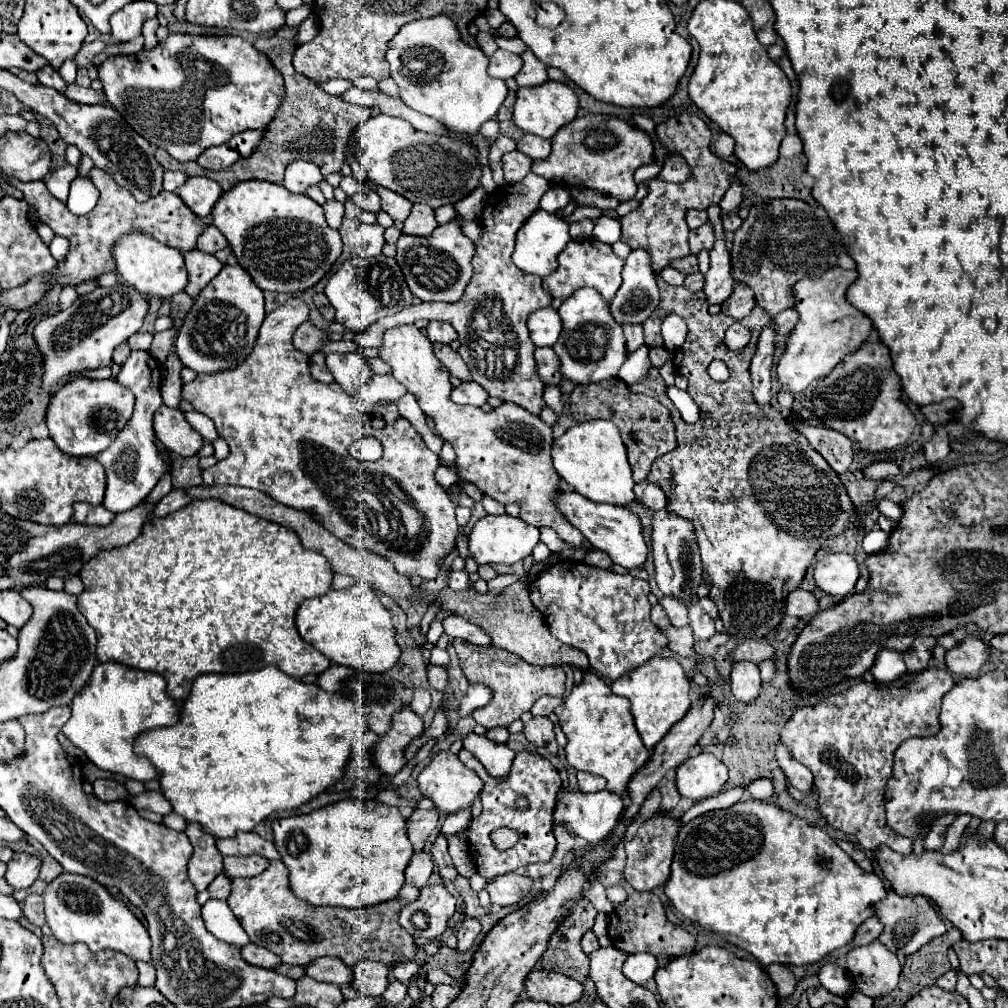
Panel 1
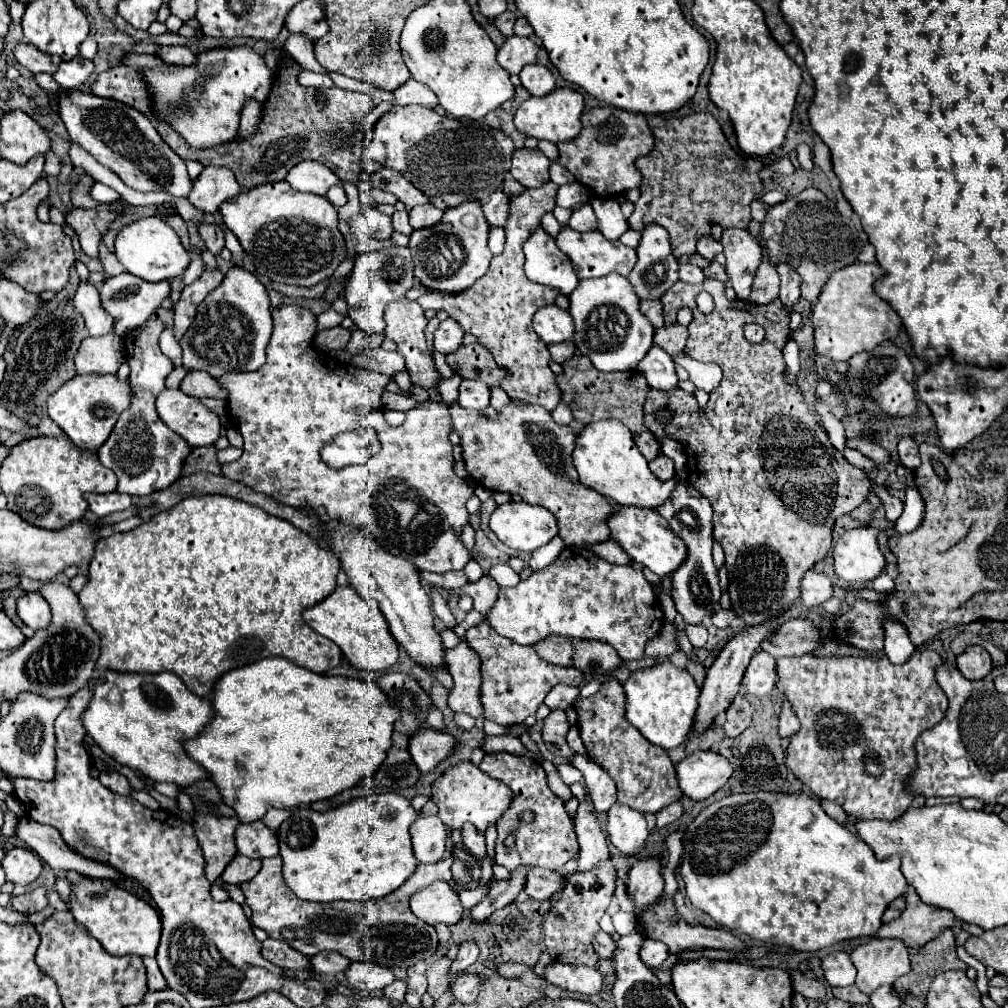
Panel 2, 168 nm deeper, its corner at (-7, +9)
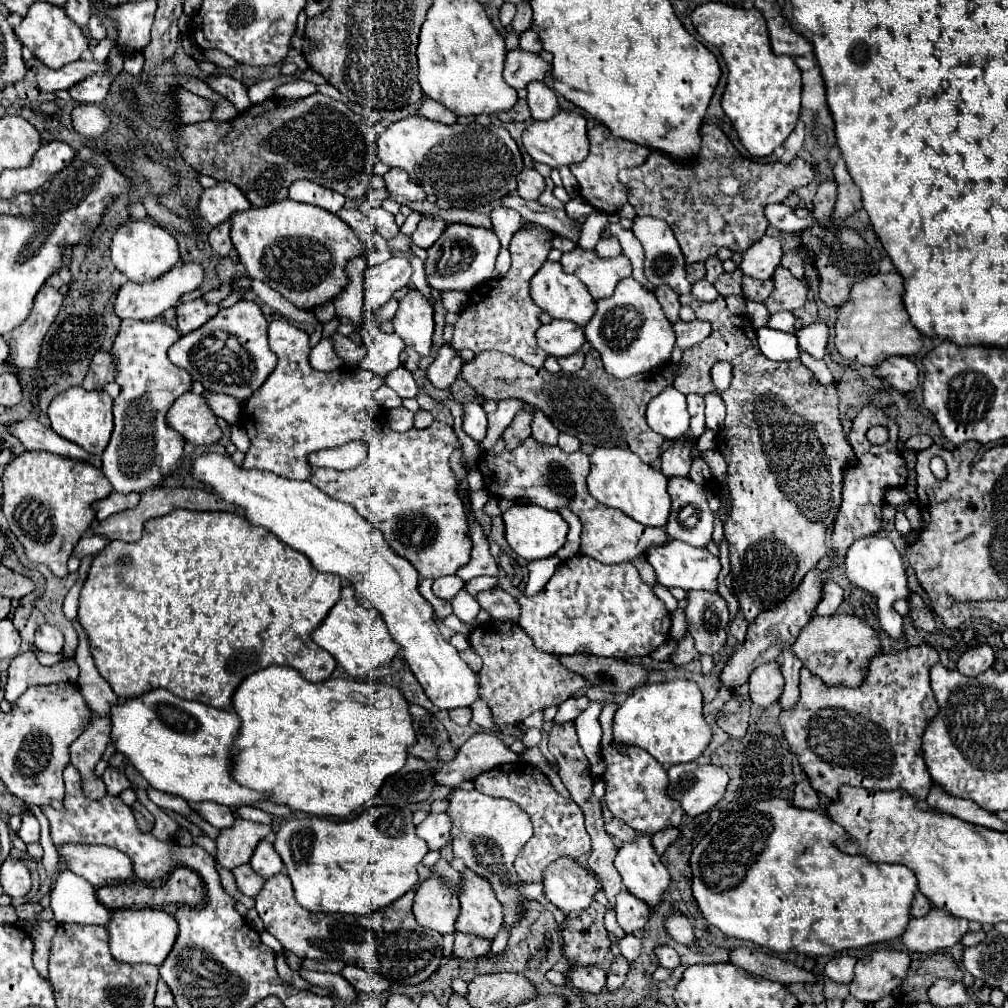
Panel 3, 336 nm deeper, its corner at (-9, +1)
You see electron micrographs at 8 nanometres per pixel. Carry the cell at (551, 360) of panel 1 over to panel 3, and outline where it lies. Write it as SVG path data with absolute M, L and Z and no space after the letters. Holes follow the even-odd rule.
M579 350L577 354L573 354L573 356L569 356L569 358L561 358L561 360L557 360L559 362L559 366L565 370L565 372L577 372L581 366L583 366L583 362L585 362L585 354L583 354L583 350Z

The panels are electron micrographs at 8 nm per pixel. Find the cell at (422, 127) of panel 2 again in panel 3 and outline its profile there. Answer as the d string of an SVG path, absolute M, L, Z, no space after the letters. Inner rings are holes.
M411 116L391 124L377 140L379 160L391 168L401 168L421 184L427 194L447 200L455 208L485 206L517 190L517 176L523 170L521 152L509 132L501 126L441 124L421 116Z

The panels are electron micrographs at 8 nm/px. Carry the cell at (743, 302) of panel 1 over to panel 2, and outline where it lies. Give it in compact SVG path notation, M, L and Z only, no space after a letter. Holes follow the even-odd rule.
M761 262L751 286L751 304L769 304L779 296L779 274L769 262Z

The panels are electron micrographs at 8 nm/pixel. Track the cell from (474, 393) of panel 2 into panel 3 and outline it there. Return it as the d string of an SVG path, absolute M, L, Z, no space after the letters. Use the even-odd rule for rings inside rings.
M465 404L463 432L467 436L471 436L477 444L483 442L483 438L487 434L487 414L483 412L481 404Z

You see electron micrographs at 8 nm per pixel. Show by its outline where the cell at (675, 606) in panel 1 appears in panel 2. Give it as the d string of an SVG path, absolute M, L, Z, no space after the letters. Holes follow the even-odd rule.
M685 622L683 630L685 630L689 642L695 648L703 648L705 646L705 642L707 642L707 628L703 624L689 624L689 622Z

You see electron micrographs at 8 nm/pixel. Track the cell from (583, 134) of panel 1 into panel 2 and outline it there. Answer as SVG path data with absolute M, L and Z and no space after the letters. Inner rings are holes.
M597 106L581 116L581 132L575 140L559 142L559 164L565 166L583 186L587 186L595 196L615 196L631 188L641 186L641 172L635 160L645 152L653 150L653 134L647 126L643 114L627 112L613 106Z

